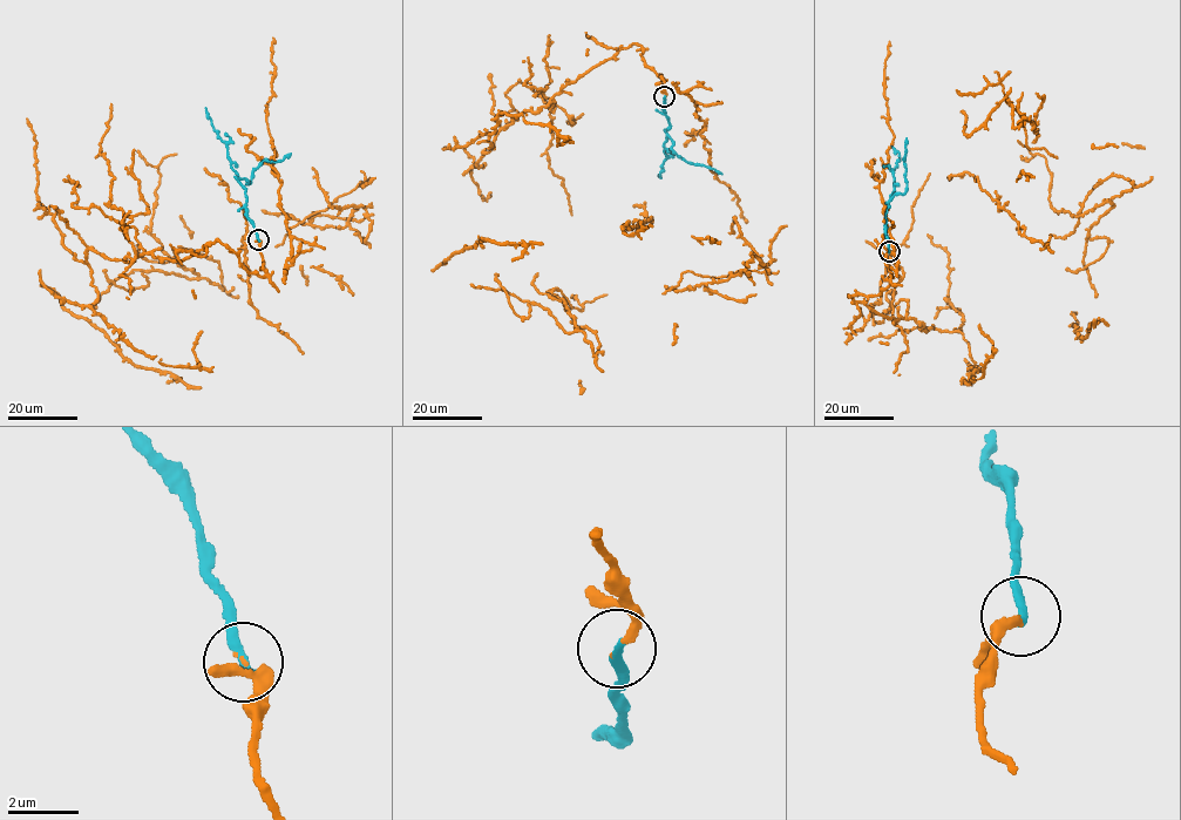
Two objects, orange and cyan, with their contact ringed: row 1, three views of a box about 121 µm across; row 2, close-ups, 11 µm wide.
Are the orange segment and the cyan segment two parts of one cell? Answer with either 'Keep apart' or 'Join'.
Join

